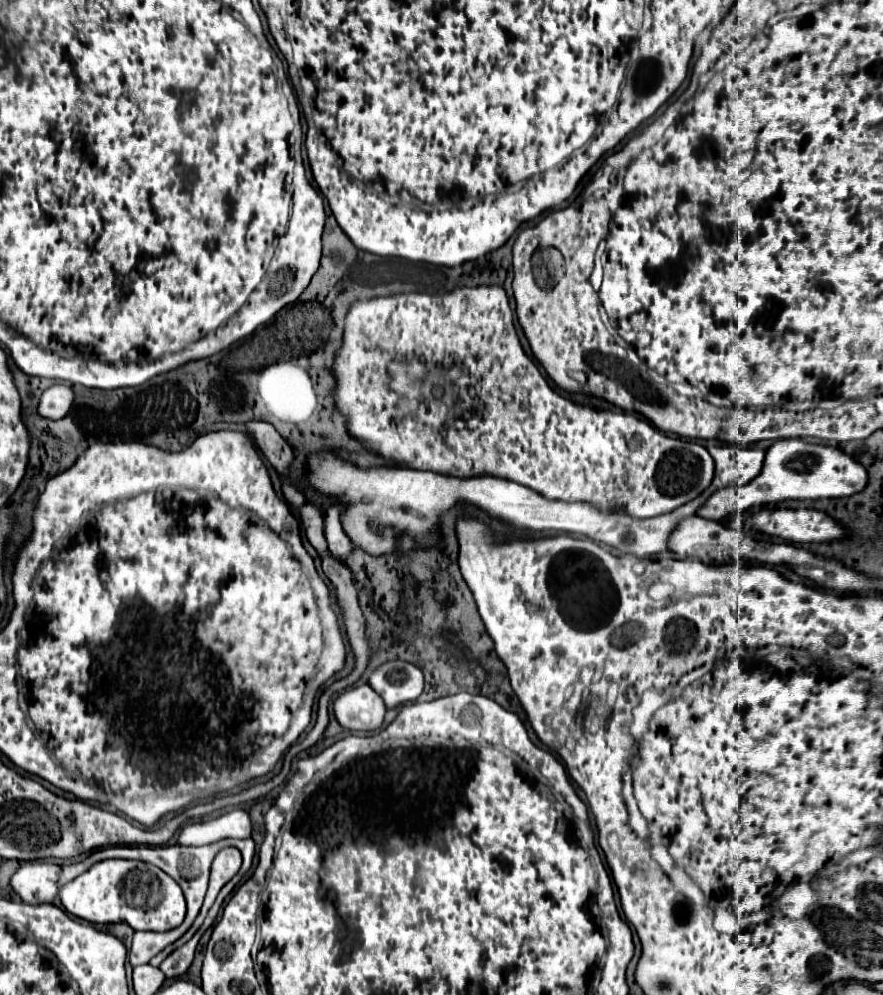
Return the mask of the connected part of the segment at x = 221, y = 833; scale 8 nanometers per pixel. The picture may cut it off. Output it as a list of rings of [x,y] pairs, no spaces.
[[[232,809],[228,813],[222,813],[218,817],[210,817],[206,821],[188,823],[182,827],[178,835],[180,845],[206,845],[214,843],[226,837],[234,839],[246,839],[252,833],[250,817],[244,809]]]

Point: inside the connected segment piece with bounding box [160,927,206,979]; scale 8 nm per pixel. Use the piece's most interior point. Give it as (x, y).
(178, 961)

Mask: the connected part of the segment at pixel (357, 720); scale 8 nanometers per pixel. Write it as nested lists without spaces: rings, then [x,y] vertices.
[[[370,685],[346,689],[334,699],[336,719],[344,729],[350,731],[378,729],[384,721],[384,713],[386,705]]]

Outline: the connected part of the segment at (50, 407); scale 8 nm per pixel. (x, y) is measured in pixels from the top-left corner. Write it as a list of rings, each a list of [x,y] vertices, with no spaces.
[[[52,385],[46,389],[38,401],[38,413],[46,419],[62,419],[68,415],[72,403],[74,403],[74,393],[66,385]]]

